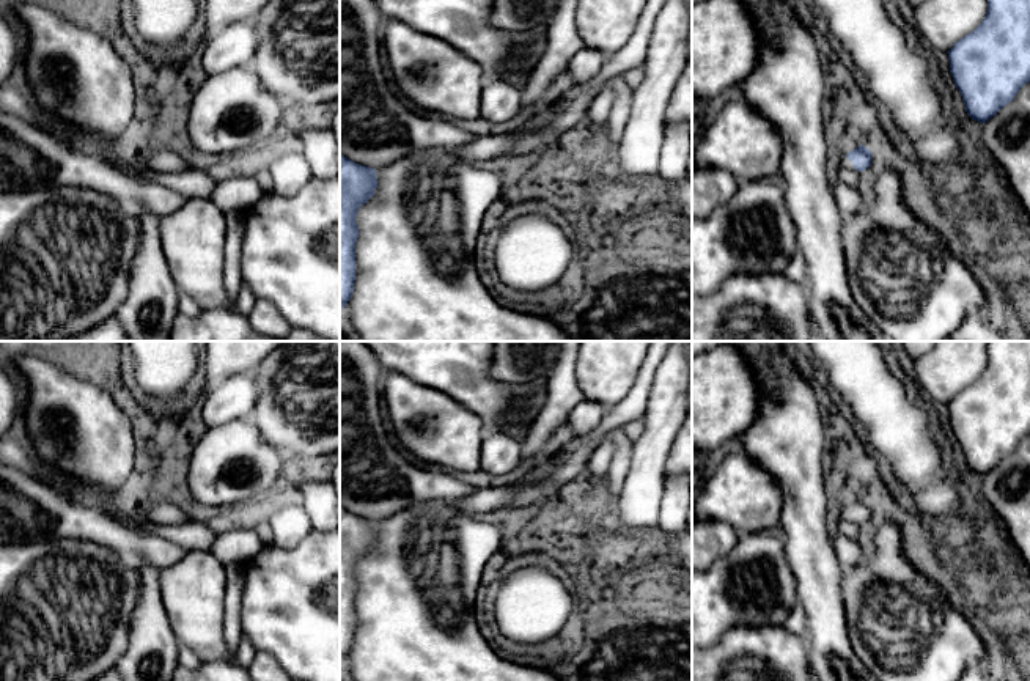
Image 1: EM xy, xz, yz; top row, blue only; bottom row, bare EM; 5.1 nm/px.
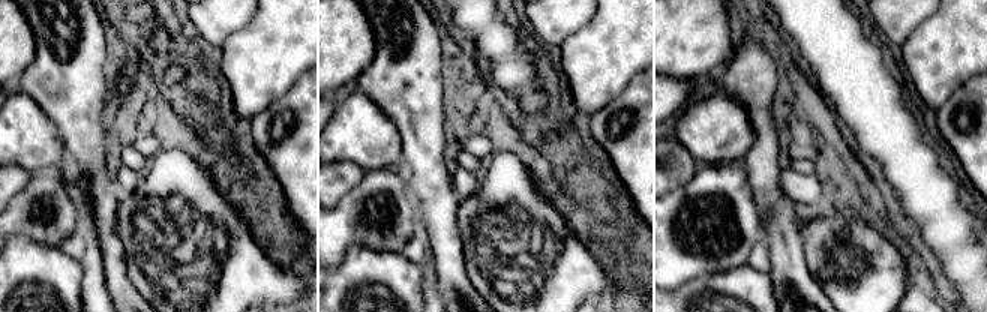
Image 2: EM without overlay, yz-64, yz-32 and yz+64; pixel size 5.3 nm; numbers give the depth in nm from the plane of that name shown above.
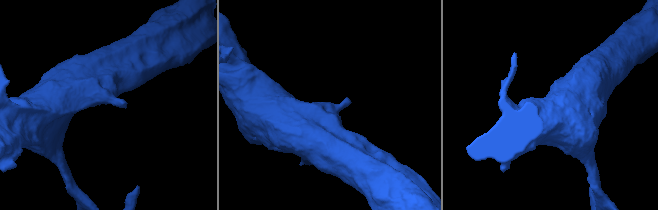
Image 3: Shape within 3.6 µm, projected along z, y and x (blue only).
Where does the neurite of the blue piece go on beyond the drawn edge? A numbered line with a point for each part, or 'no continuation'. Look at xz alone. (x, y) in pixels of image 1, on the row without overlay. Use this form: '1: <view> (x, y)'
no continuation

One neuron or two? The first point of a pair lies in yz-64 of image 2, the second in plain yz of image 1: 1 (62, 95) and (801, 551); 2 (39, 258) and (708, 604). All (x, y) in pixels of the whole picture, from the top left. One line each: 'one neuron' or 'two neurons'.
1: one neuron
2: two neurons

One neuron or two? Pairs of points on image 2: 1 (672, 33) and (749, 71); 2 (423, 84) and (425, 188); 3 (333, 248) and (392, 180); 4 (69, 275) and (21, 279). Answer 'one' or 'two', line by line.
1: two
2: one
3: one
4: one

